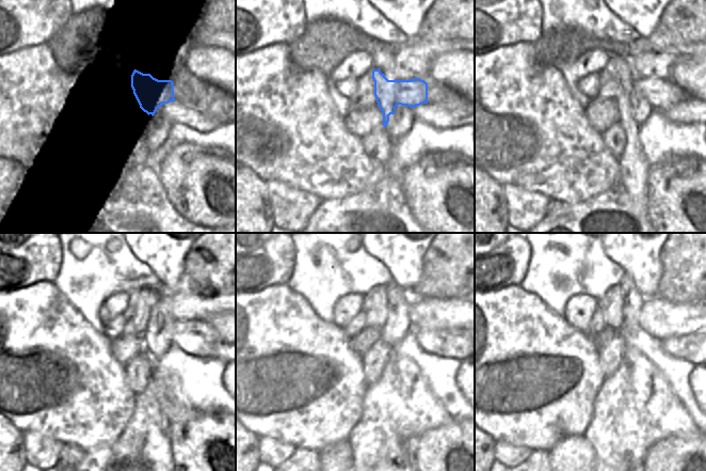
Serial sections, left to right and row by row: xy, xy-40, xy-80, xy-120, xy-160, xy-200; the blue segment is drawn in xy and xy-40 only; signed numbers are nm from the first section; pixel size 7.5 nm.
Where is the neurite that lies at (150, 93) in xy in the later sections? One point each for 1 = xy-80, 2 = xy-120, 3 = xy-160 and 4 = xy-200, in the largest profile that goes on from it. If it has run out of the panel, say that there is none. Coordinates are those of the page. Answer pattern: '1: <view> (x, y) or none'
1: xy-80 (661, 94)
2: xy-120 (194, 336)
3: xy-160 (442, 343)
4: xy-200 (691, 347)

